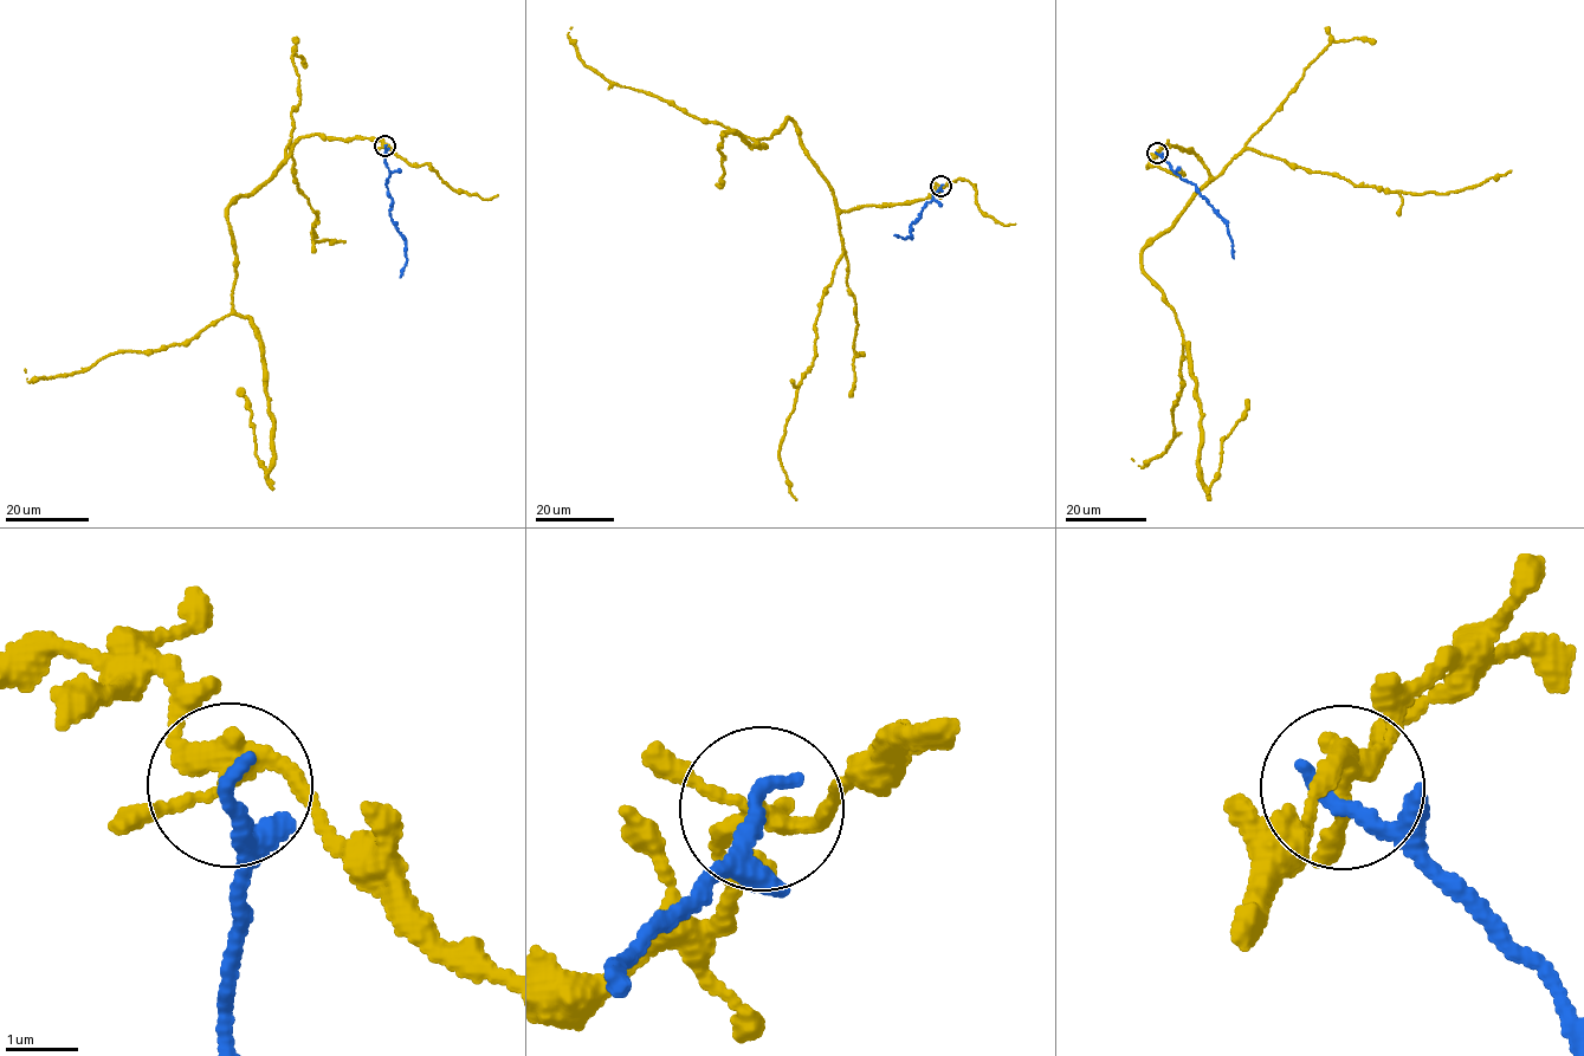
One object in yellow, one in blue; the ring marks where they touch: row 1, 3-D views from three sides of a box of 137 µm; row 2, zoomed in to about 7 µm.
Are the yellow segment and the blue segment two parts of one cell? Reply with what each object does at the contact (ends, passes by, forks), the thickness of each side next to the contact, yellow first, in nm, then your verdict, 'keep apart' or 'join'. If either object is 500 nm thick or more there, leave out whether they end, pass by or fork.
yellow forks; blue ends; calibres 240 and 220 nm; keep apart

